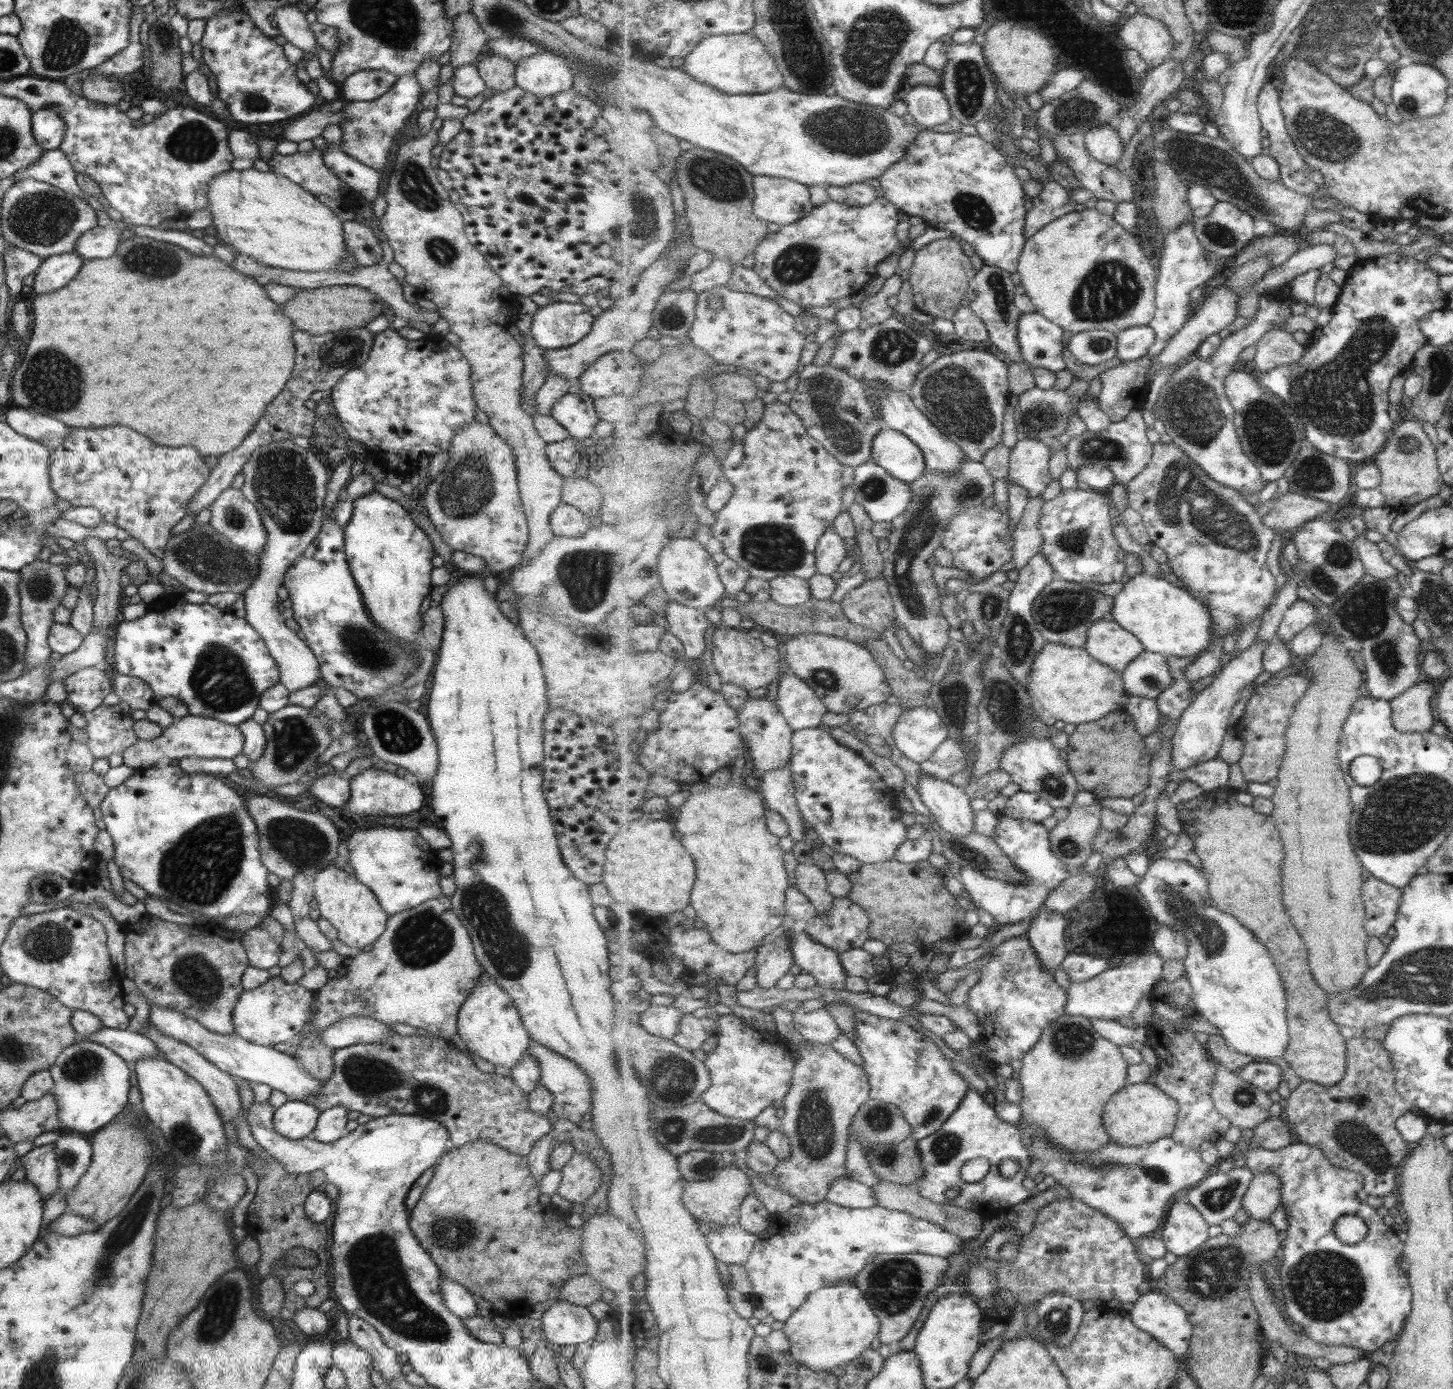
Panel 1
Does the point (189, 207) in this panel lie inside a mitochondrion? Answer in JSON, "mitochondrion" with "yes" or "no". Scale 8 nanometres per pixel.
{"mitochondrion":"no"}

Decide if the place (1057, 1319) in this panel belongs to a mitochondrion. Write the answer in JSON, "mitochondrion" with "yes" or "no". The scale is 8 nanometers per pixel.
{"mitochondrion":"yes"}

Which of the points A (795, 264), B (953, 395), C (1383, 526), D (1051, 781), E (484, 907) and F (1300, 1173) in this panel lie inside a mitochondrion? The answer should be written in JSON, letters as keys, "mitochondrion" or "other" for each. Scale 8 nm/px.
{"A":"mitochondrion","B":"mitochondrion","C":"other","D":"mitochondrion","E":"mitochondrion","F":"other"}

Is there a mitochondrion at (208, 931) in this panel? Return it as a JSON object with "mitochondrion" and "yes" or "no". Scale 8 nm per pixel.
{"mitochondrion":"yes"}

